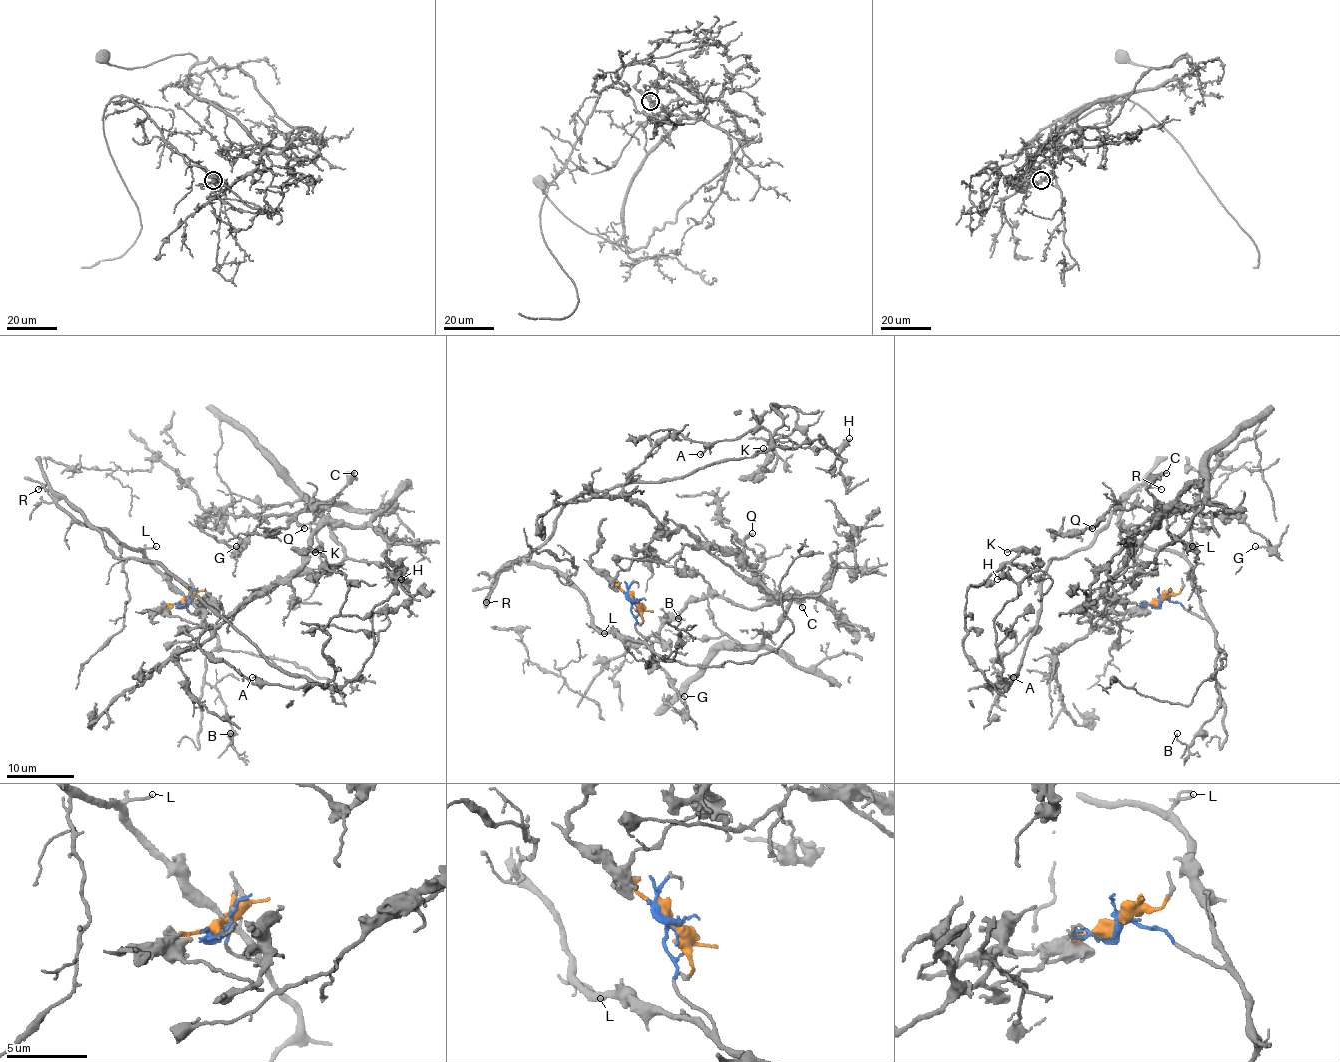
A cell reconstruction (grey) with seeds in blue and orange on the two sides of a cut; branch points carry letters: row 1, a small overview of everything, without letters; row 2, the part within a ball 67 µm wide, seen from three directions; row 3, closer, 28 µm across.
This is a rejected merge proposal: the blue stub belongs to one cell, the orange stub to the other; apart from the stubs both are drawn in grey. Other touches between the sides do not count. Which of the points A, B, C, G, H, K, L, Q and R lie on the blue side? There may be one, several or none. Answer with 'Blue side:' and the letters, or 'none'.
Blue side: A, B, H, K, L, R

